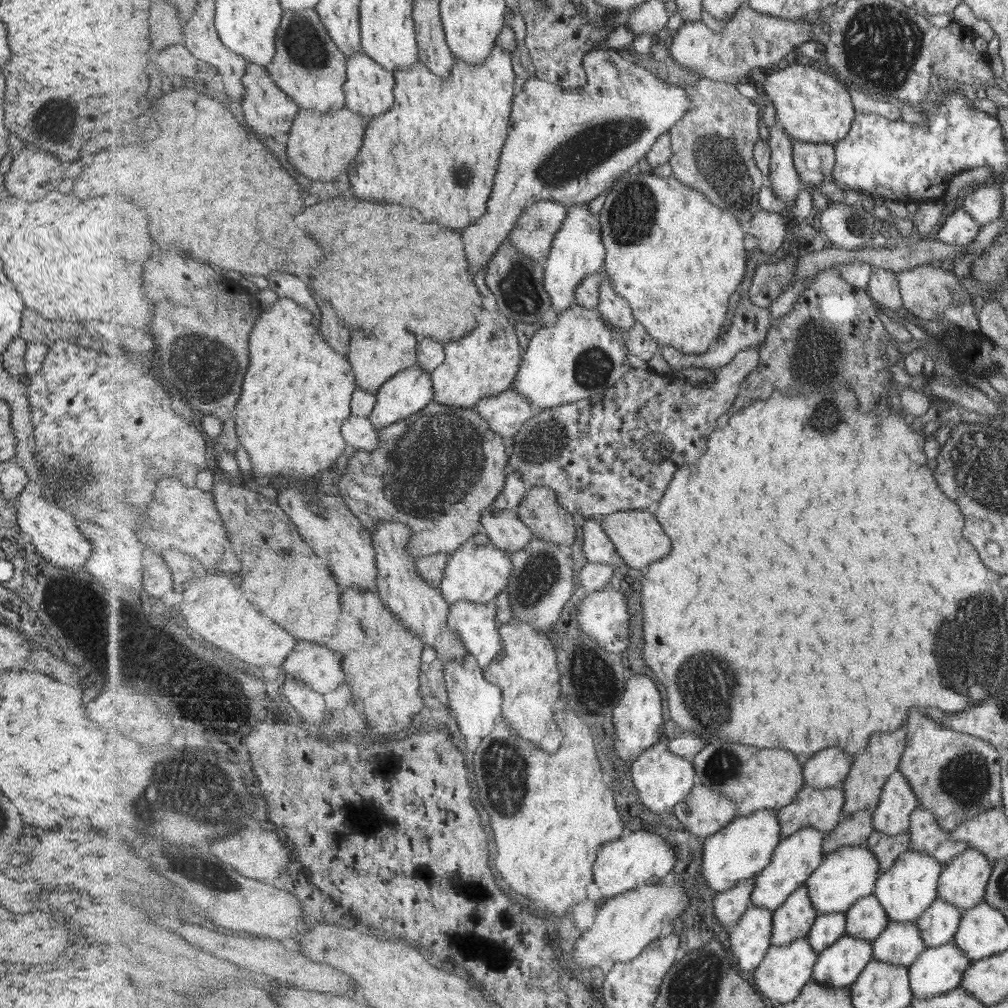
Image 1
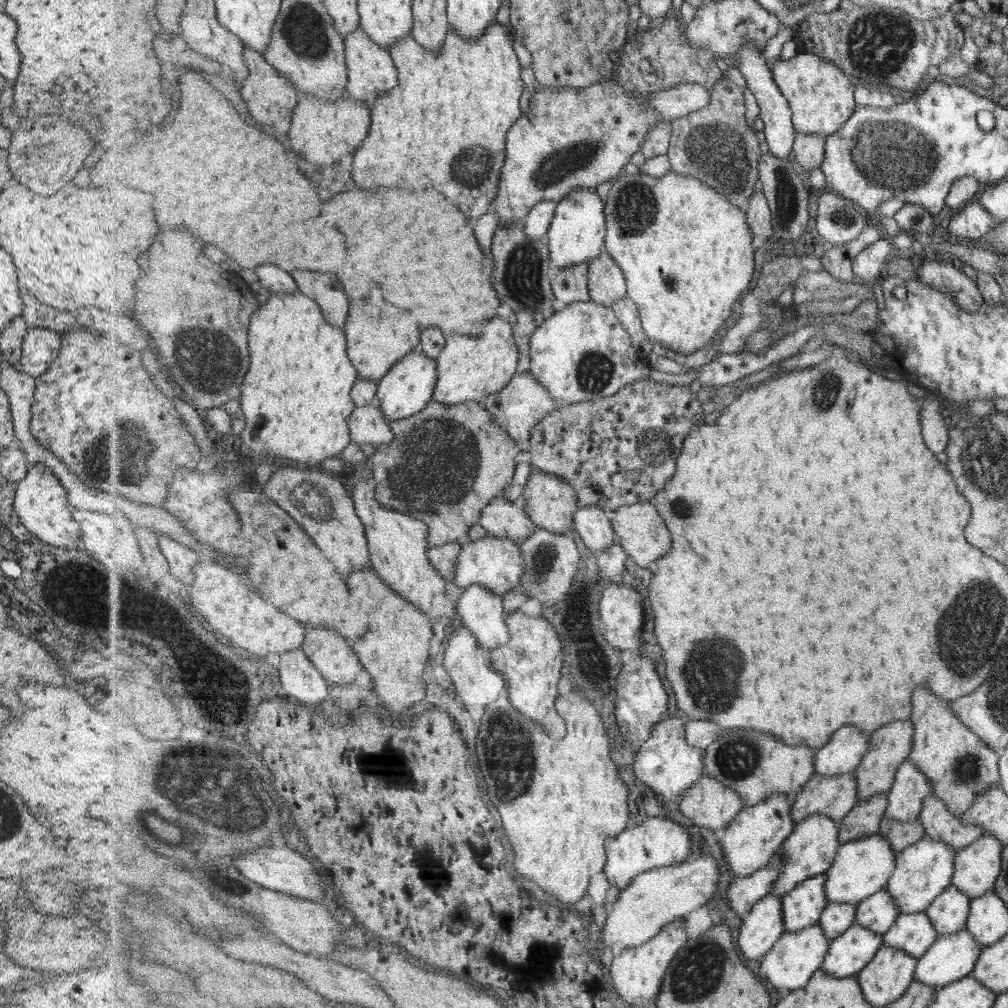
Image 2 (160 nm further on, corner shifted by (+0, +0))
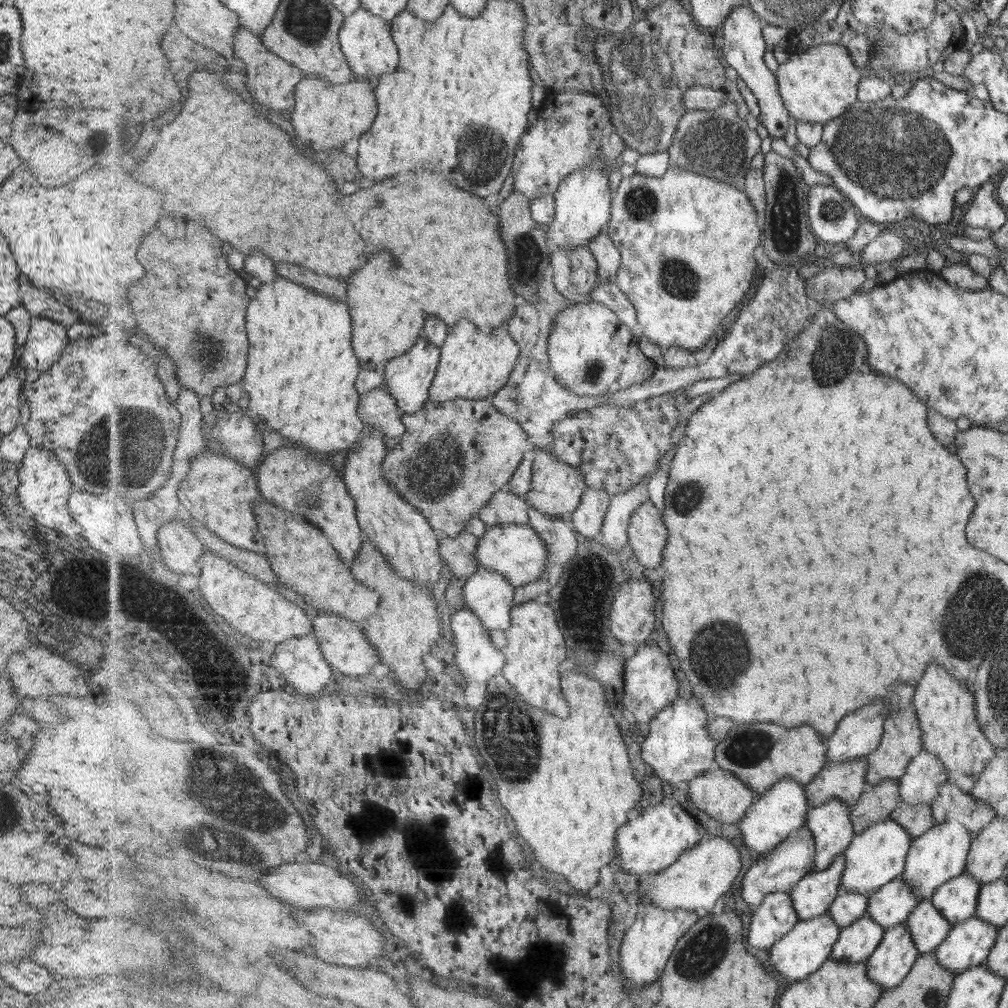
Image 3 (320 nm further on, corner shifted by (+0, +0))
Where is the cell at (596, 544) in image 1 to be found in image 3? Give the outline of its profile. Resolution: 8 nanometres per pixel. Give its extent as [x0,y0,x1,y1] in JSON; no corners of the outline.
[572,487,612,542]

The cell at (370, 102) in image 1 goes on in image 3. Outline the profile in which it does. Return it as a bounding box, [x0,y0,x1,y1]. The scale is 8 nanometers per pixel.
[340,6,400,82]

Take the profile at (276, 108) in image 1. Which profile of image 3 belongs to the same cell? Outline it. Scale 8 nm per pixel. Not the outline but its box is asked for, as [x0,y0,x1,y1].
[234,26,305,110]

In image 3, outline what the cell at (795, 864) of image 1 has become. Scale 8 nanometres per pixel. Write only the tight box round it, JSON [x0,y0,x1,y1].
[806,799,857,873]

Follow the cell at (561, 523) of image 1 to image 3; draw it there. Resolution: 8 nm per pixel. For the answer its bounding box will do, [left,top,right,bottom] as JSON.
[524,446,588,517]

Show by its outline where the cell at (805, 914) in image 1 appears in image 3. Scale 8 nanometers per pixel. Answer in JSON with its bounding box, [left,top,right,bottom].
[790,854,845,920]

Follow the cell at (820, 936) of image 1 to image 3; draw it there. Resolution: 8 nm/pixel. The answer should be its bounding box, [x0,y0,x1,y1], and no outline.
[828,891,870,929]

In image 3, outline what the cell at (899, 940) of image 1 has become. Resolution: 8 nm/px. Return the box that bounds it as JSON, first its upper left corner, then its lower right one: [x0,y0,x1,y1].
[906,899,953,954]

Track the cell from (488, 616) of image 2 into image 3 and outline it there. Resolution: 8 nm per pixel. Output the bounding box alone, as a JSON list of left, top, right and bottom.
[463,569,515,631]

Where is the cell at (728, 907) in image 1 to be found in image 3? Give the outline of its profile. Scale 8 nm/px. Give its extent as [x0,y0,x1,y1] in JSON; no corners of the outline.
[742,826,817,909]

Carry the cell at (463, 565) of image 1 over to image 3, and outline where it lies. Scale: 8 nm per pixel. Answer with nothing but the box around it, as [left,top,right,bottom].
[476,523,548,586]

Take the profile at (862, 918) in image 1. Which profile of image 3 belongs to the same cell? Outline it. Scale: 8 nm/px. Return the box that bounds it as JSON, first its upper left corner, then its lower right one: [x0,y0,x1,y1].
[867,875,920,930]

